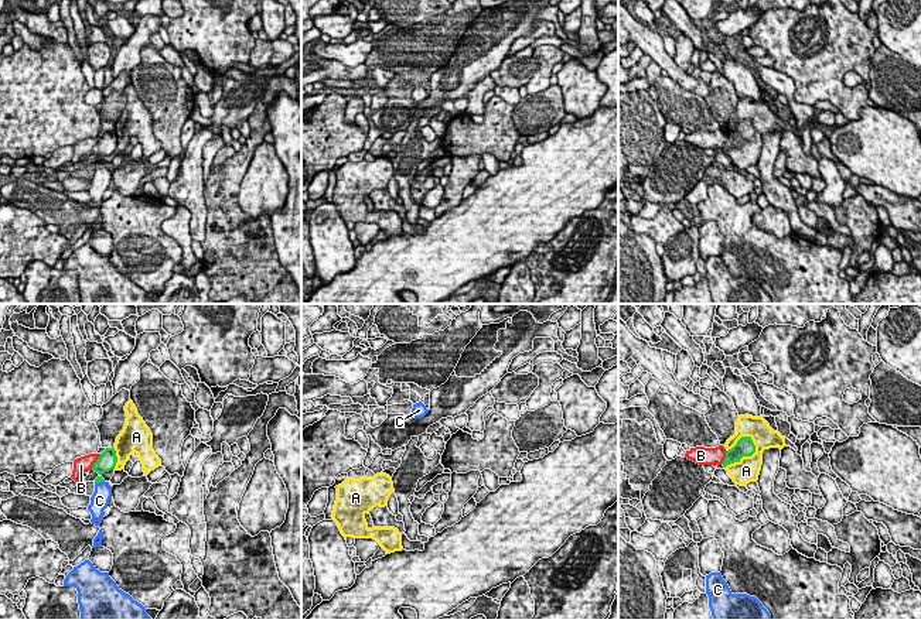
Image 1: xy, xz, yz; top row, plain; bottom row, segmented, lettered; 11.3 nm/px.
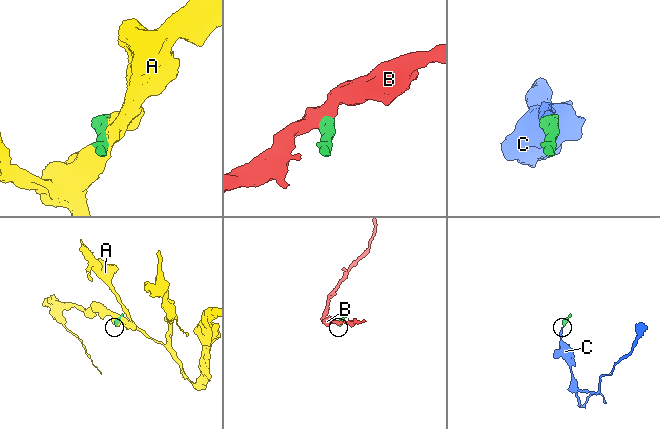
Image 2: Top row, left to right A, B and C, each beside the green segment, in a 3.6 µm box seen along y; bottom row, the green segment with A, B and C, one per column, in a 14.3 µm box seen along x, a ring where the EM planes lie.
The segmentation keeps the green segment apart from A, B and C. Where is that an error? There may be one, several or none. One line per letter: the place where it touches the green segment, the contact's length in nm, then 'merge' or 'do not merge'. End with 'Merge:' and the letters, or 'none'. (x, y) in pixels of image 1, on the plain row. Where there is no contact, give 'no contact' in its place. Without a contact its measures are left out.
A: meets green in yz at (747, 139); contact 480 nm long; do not merge
B: meets green in xy at (95, 146); contact 220 nm long; do not merge
C: meets green in xy at (99, 166); contact 120 nm long; merge
Merge: C

